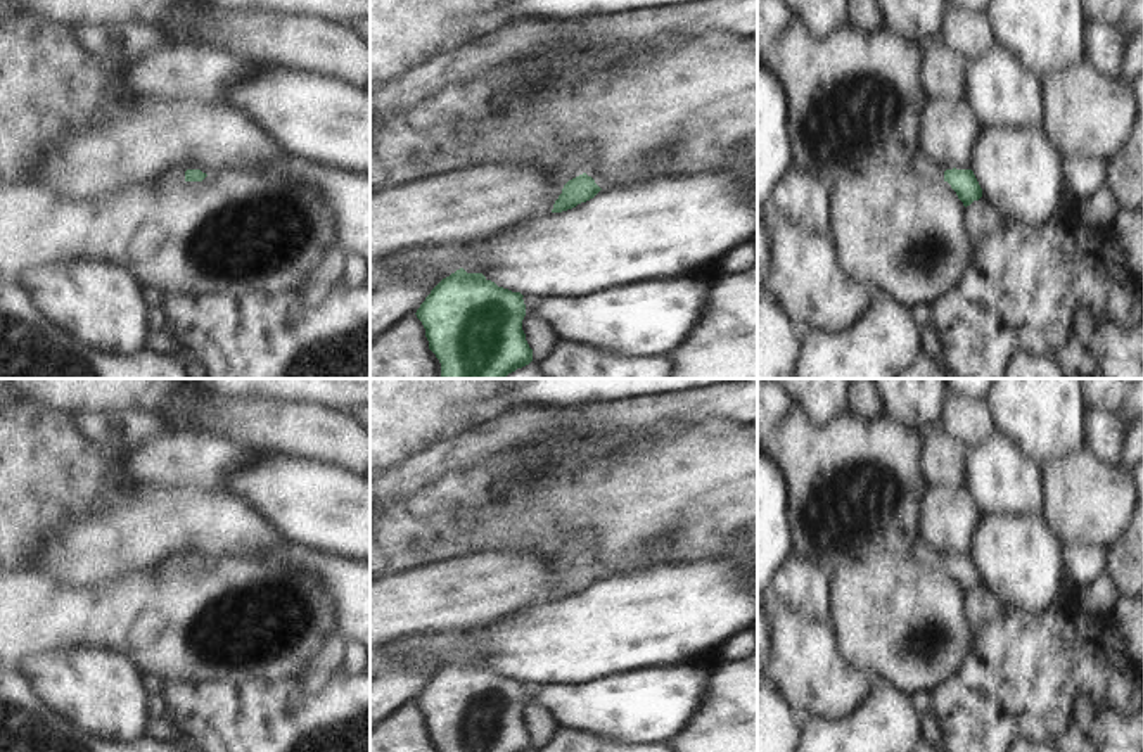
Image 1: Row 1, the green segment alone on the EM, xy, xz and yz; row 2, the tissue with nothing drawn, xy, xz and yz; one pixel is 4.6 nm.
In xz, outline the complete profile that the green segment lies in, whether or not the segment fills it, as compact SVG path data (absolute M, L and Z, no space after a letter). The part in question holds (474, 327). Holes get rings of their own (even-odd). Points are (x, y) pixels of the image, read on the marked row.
M463 268L443 278L417 309L425 328L429 349L441 363L443 379L505 379L508 373L533 361L533 349L526 341L522 320L524 296L498 287L482 273Z

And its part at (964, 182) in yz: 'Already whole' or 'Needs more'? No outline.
Needs more.

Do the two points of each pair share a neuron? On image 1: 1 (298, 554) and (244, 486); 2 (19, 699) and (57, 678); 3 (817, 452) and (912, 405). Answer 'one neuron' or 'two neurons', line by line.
1: two neurons
2: two neurons
3: two neurons

